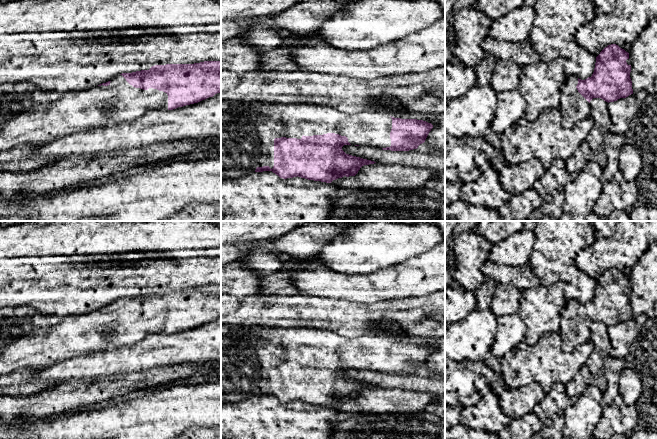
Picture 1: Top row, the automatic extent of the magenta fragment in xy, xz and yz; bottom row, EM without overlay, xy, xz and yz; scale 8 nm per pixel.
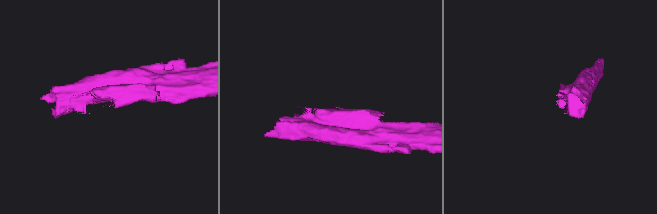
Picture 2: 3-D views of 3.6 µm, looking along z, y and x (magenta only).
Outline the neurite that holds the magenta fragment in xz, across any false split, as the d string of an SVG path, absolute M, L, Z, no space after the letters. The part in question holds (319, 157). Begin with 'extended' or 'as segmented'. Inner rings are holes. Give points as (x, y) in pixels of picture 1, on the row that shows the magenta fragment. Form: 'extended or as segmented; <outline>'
extended; M233 103L232 109L228 111L221 111L221 177L230 179L251 175L254 172L272 171L283 179L298 176L308 180L331 183L333 180L342 178L344 176L355 176L362 166L376 163L371 160L346 154L342 150L344 145L375 147L391 151L409 151L417 149L420 144L424 143L432 128L433 125L431 123L423 120L394 118L387 114L381 113L361 113L350 115L340 113L337 110L329 107L320 107L309 104Z

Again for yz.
extended; M616 44L605 47L596 57L594 72L585 80L577 76L567 77L561 92L561 121L564 127L572 127L578 120L590 117L590 101L593 98L601 98L606 102L614 102L620 98L626 98L633 94L632 81L630 78L631 65L626 60L629 53Z

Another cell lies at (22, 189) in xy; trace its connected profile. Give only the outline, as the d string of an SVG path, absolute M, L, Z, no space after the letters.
M221 138L183 139L120 149L110 154L68 156L27 173L0 173L0 199L9 200L17 195L30 197L91 183L133 171L140 165L188 154L201 145L221 147Z

